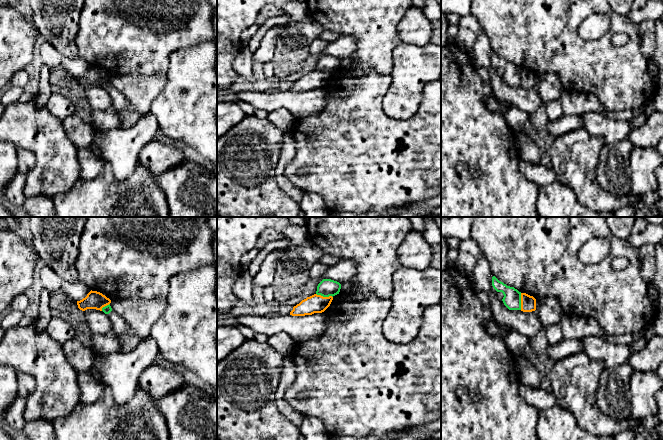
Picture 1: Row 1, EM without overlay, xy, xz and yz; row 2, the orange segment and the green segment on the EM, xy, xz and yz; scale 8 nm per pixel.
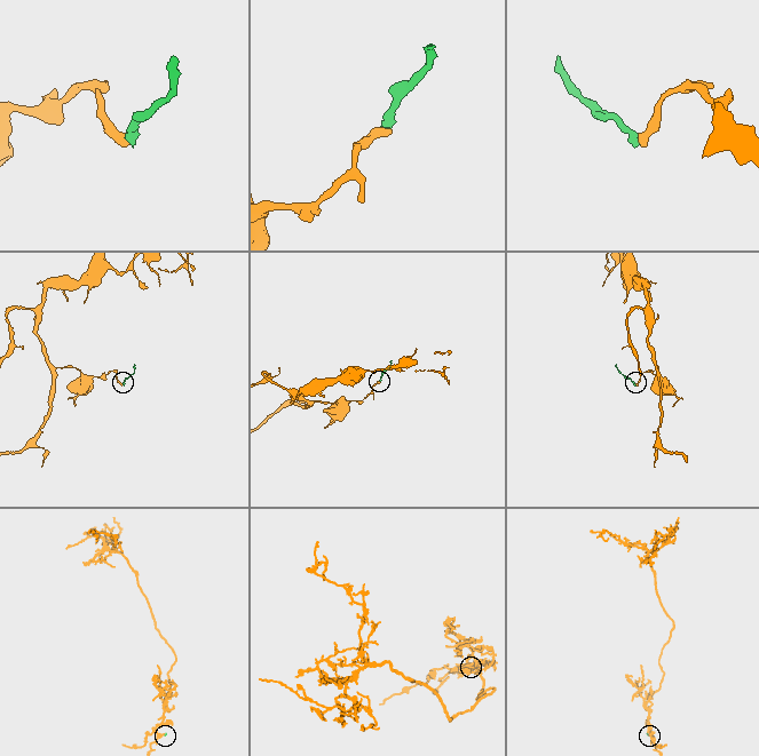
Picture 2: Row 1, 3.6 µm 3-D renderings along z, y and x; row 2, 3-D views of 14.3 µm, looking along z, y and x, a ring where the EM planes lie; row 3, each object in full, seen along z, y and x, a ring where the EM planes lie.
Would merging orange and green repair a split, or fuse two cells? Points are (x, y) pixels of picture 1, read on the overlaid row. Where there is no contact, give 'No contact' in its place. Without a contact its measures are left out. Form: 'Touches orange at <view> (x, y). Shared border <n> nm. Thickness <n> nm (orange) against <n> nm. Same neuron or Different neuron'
Touches orange at xz (324, 297). Shared border 140 nm. Thickness 140 nm (orange) against 140 nm. Different neuron

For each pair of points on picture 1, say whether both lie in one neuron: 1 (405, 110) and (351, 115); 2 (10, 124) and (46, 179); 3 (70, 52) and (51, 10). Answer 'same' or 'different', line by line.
1: different
2: same
3: same

